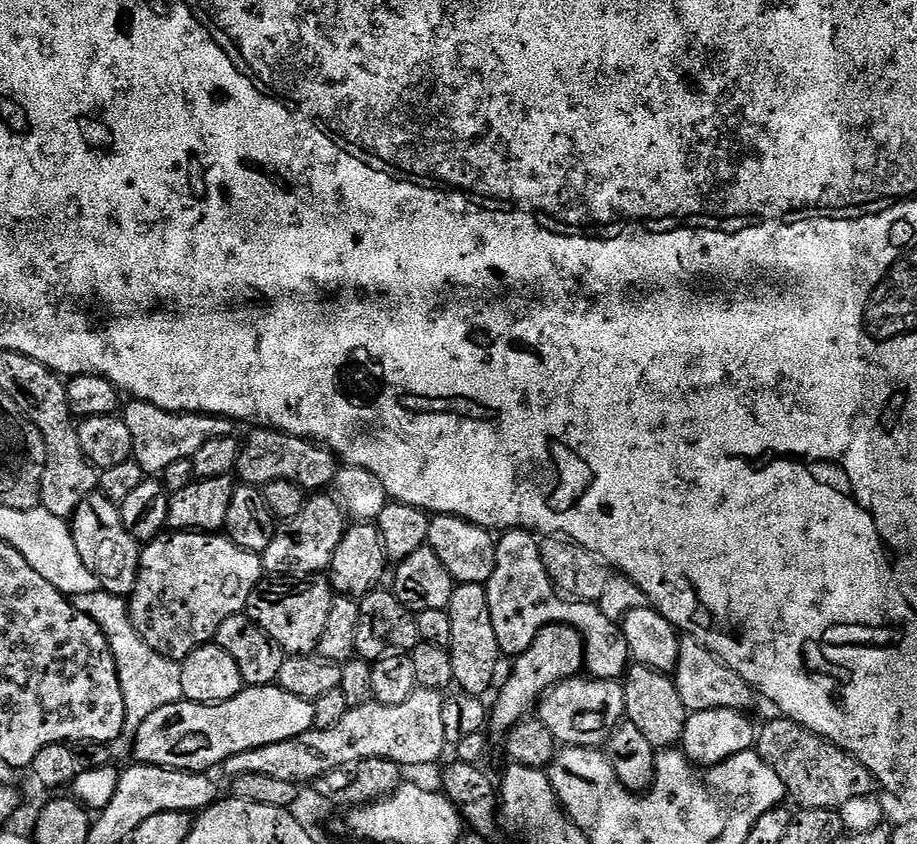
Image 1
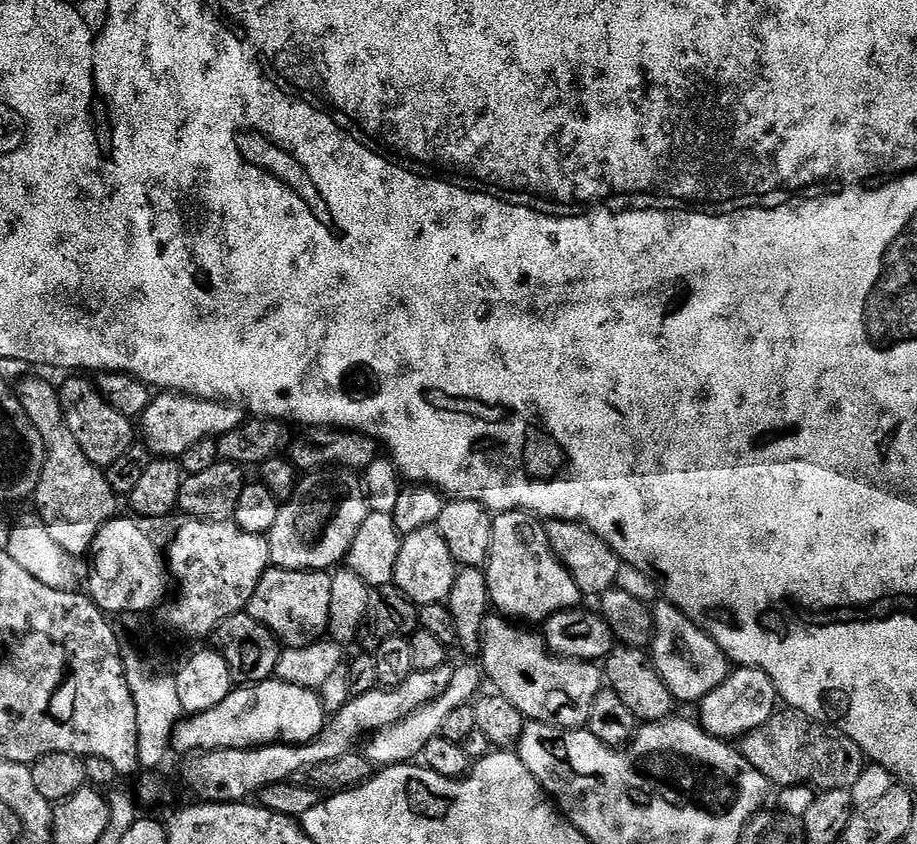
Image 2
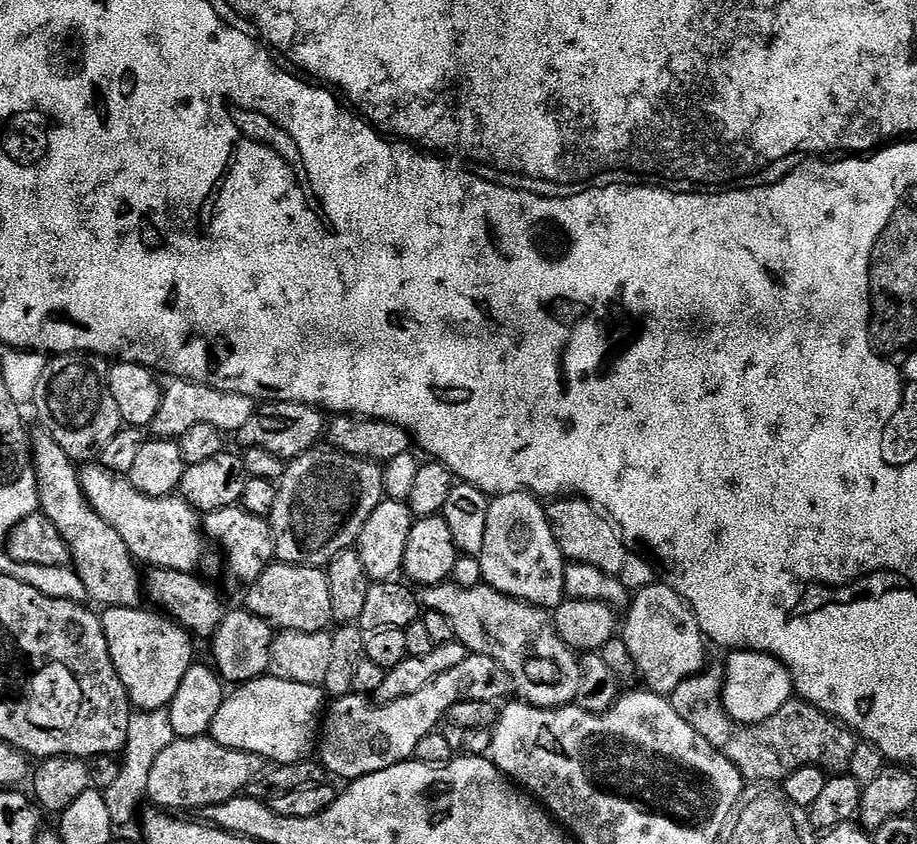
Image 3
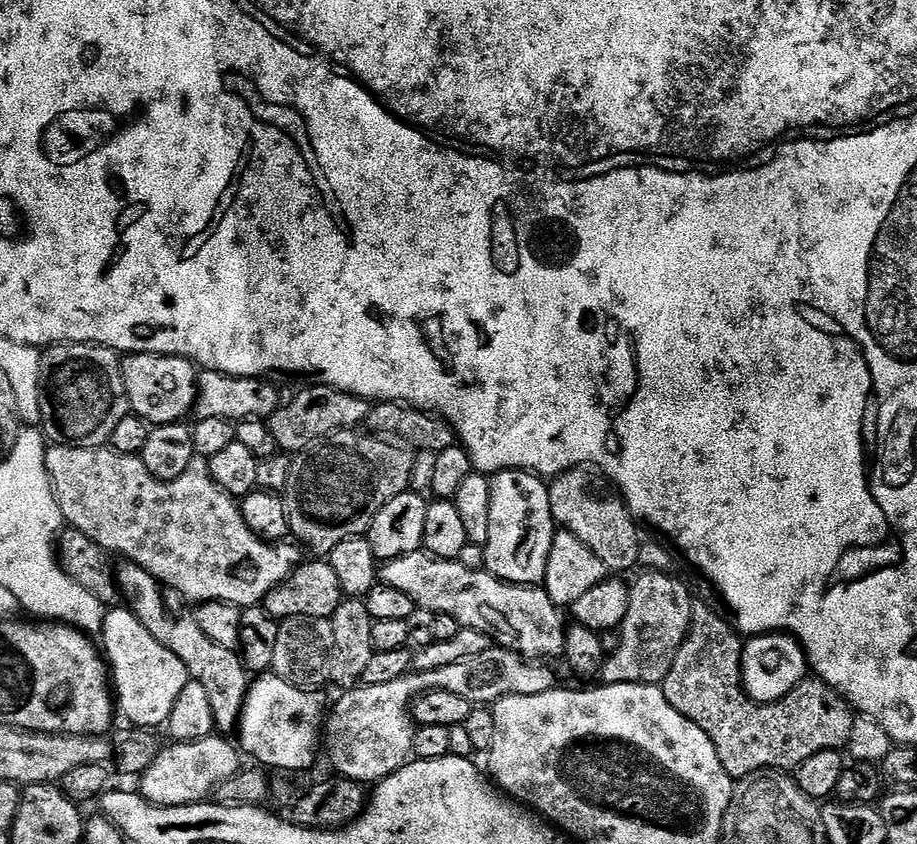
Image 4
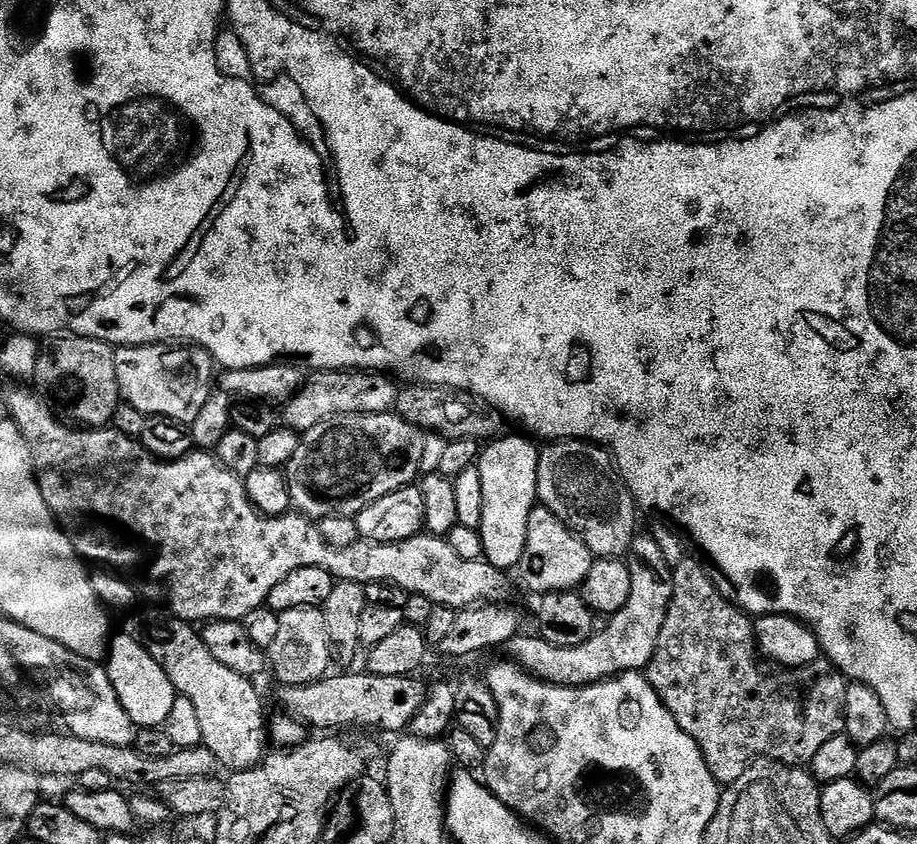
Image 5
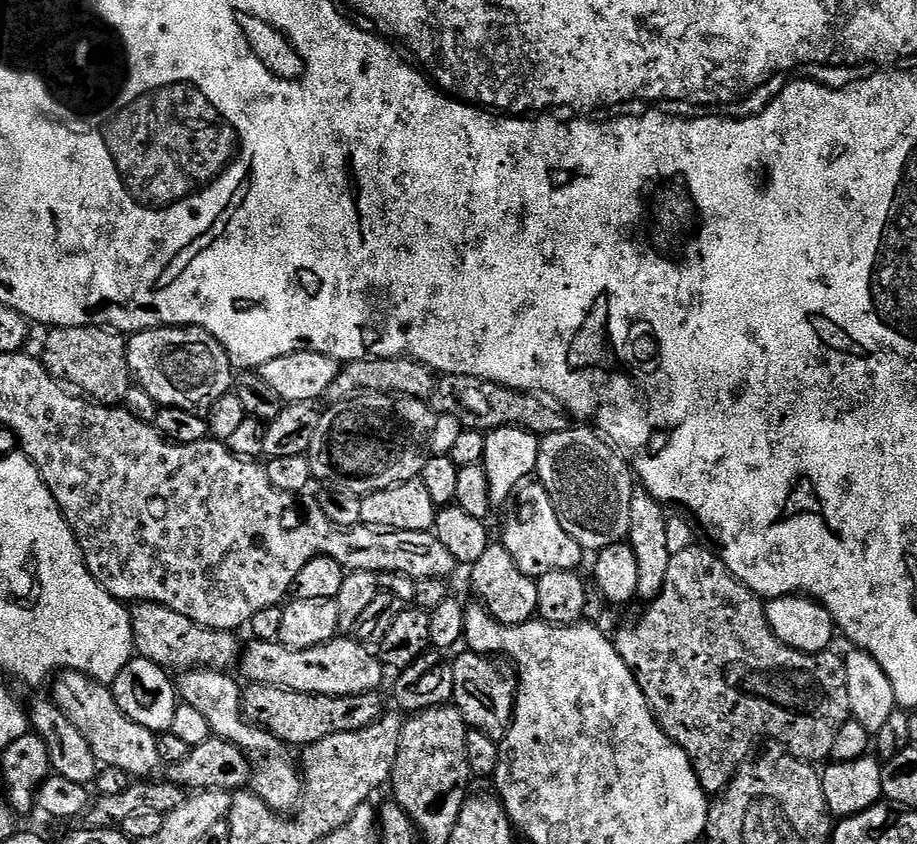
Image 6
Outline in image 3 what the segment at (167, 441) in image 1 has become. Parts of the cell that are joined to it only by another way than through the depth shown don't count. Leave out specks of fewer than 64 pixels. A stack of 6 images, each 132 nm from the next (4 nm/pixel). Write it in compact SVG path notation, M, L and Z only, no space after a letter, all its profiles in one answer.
M176 378L171 383L167 385L162 406L150 425L151 431L160 438L181 438L186 430L201 422L210 422L210 426L218 426L226 434L239 434L258 410L257 401L246 394L218 390L208 384L199 384L197 380Z

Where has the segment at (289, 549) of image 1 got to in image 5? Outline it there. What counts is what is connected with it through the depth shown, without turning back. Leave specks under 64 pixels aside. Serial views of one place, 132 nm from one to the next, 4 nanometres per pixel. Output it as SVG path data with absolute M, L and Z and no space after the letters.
M395 411L382 414L346 414L314 426L314 430L301 435L298 451L286 465L293 509L312 522L331 516L355 518L359 512L366 510L366 506L370 506L370 502L378 502L378 498L386 498L386 494L394 494L394 490L409 487L421 475L425 435L422 429L403 420Z

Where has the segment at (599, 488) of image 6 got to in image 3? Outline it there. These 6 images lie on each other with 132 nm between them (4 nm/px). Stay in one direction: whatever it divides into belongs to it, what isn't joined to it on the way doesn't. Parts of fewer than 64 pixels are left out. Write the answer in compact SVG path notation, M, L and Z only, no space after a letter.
M565 496L553 499L547 505L547 510L556 540L569 561L594 565L611 576L620 575L630 555L629 545L620 529L596 504L578 496Z

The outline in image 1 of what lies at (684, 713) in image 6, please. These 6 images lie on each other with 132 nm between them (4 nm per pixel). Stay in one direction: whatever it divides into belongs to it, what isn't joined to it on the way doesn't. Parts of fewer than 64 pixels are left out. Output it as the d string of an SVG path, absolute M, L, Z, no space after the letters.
M787 718L775 719L770 721L765 728L759 729L754 748L778 774L778 778L782 778L785 793L791 799L793 796L800 803L798 805L801 809L831 808L839 810L846 802L850 802L850 798L873 795L874 789L877 787L876 778L857 756L850 755L846 750L839 748L837 744L831 744L825 736L814 734L798 722Z

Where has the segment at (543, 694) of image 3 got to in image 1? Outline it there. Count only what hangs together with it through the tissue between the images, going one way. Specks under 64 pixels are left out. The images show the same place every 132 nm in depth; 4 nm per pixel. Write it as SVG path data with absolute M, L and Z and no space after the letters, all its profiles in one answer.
M581 674L570 680L560 680L540 699L538 719L550 730L553 740L574 748L596 748L607 741L610 733L619 728L626 716L626 694L620 680L597 680Z

